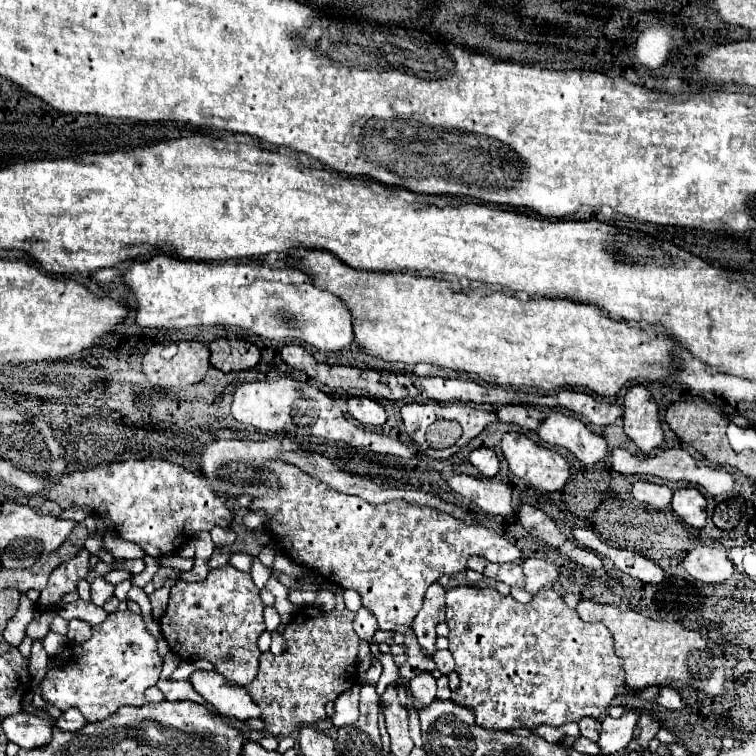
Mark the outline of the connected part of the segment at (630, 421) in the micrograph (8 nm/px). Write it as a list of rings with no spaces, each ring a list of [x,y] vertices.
[[[632,386],[624,396],[624,432],[642,450],[650,452],[662,444],[664,432],[658,406],[646,386]]]

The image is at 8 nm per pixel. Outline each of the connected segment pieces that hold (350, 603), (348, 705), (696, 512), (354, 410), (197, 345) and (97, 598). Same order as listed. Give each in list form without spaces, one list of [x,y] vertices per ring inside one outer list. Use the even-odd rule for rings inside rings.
[[[338,588],[338,592],[342,592],[342,598],[344,598],[344,604],[352,610],[352,612],[358,612],[362,608],[362,598],[358,592],[354,590],[346,590],[346,588]]]
[[[352,686],[342,696],[338,696],[338,700],[334,702],[332,724],[336,728],[342,728],[356,720],[358,720],[358,686]]]
[[[680,488],[674,492],[672,510],[690,526],[706,526],[706,498],[696,488]]]
[[[350,398],[348,412],[366,426],[382,426],[386,422],[384,406],[372,398]]]
[[[178,342],[178,352],[170,358],[162,358],[164,344],[152,346],[142,358],[142,372],[152,384],[162,388],[198,384],[210,368],[210,350],[202,342]]]
[[[97,577],[90,584],[91,601],[97,606],[102,607],[103,604],[114,595],[114,586],[107,582],[104,577]]]

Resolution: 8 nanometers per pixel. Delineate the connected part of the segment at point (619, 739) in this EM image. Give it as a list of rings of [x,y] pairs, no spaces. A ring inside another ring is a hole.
[[[634,710],[624,712],[624,716],[620,716],[620,718],[606,716],[602,720],[602,732],[600,732],[600,740],[598,740],[600,750],[604,754],[624,750],[624,746],[628,746],[628,742],[632,740],[632,730],[634,730],[638,718],[640,718],[640,714]]]

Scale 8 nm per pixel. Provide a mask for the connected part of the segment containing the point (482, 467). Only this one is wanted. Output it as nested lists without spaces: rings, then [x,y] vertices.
[[[476,448],[472,454],[470,454],[470,462],[476,470],[480,470],[484,476],[492,478],[498,474],[500,470],[500,460],[498,456],[494,454],[494,450],[490,448]]]

